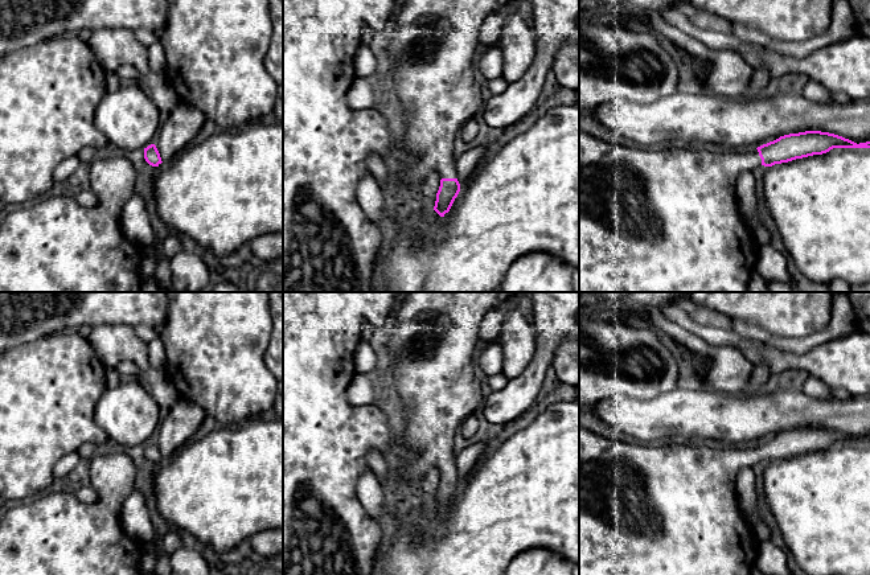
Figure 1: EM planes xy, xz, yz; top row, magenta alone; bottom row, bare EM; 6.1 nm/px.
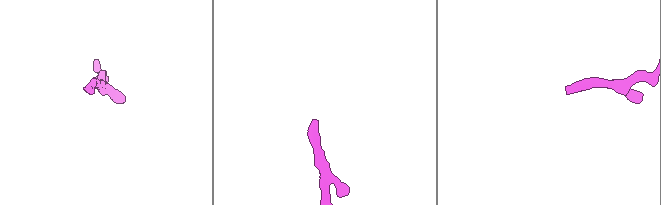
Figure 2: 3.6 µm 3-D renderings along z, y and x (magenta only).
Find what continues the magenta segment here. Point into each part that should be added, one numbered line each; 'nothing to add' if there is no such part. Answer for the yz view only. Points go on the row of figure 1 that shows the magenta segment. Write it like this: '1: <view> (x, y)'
1: yz (651, 220)

